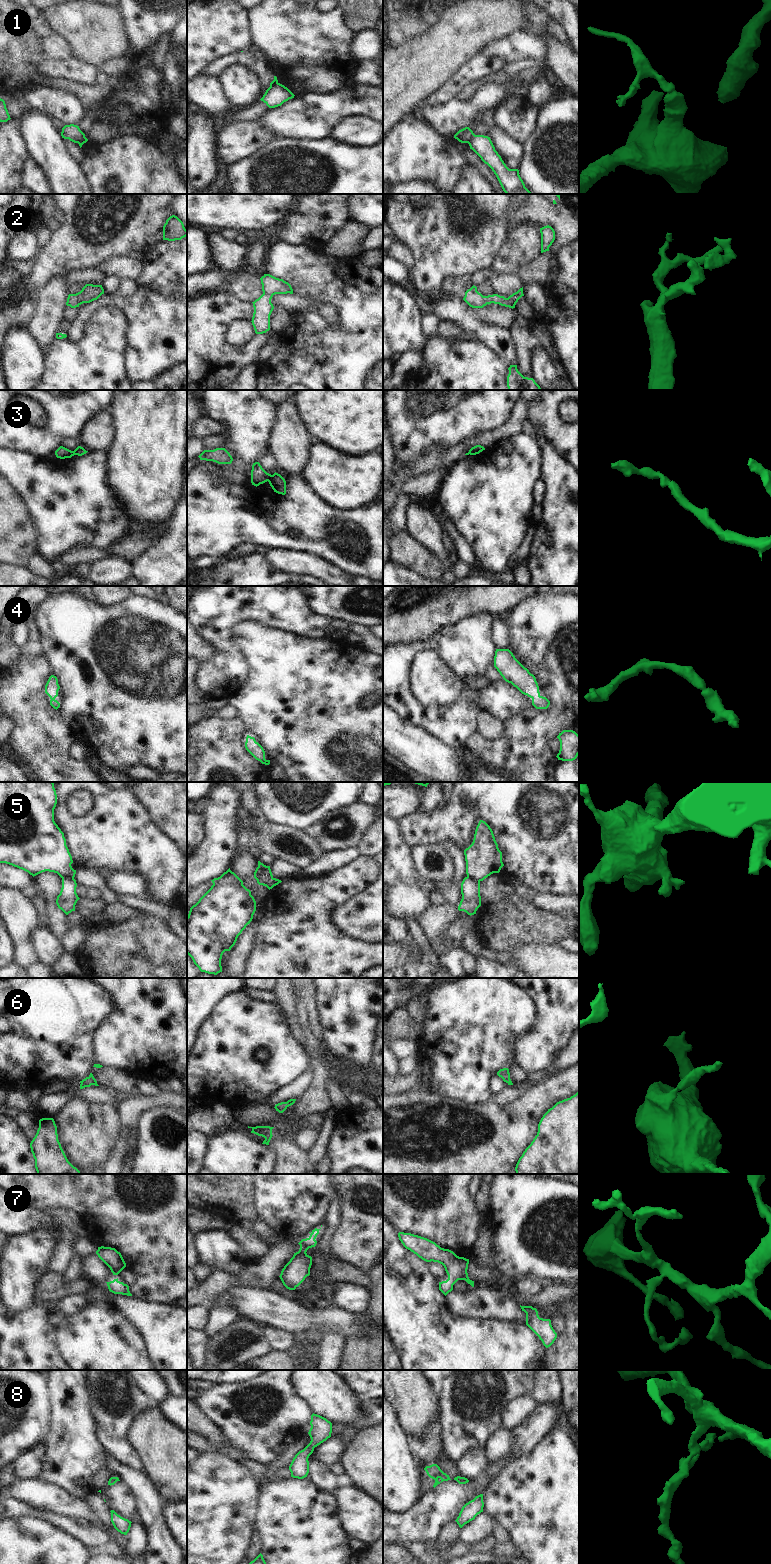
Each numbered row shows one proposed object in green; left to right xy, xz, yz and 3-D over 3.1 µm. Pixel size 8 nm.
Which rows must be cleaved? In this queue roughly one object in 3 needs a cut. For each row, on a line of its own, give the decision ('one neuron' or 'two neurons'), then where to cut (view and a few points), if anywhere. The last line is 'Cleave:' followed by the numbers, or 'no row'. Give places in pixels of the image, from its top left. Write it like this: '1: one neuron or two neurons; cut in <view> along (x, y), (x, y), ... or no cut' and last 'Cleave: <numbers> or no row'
1: two neurons; cut in yz along (475, 135), (468, 143)
2: one neuron; no cut
3: two neurons; cut in xz along (272, 475), (267, 480)
4: one neuron; no cut
5: two neurons; cut in yz along (467, 876), (479, 881)
6: one neuron; no cut
7: one neuron; no cut
8: one neuron; no cut
Cleave: 1, 3, 5

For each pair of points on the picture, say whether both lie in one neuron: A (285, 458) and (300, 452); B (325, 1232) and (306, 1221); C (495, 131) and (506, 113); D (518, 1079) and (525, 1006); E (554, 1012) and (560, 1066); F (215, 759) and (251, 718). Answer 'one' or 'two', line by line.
A: one
B: two
C: two
D: two
E: two
F: two

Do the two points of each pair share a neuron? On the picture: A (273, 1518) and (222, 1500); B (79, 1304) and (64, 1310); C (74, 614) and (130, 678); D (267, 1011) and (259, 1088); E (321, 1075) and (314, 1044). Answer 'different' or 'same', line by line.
A: different
B: same
C: same
D: same
E: different

